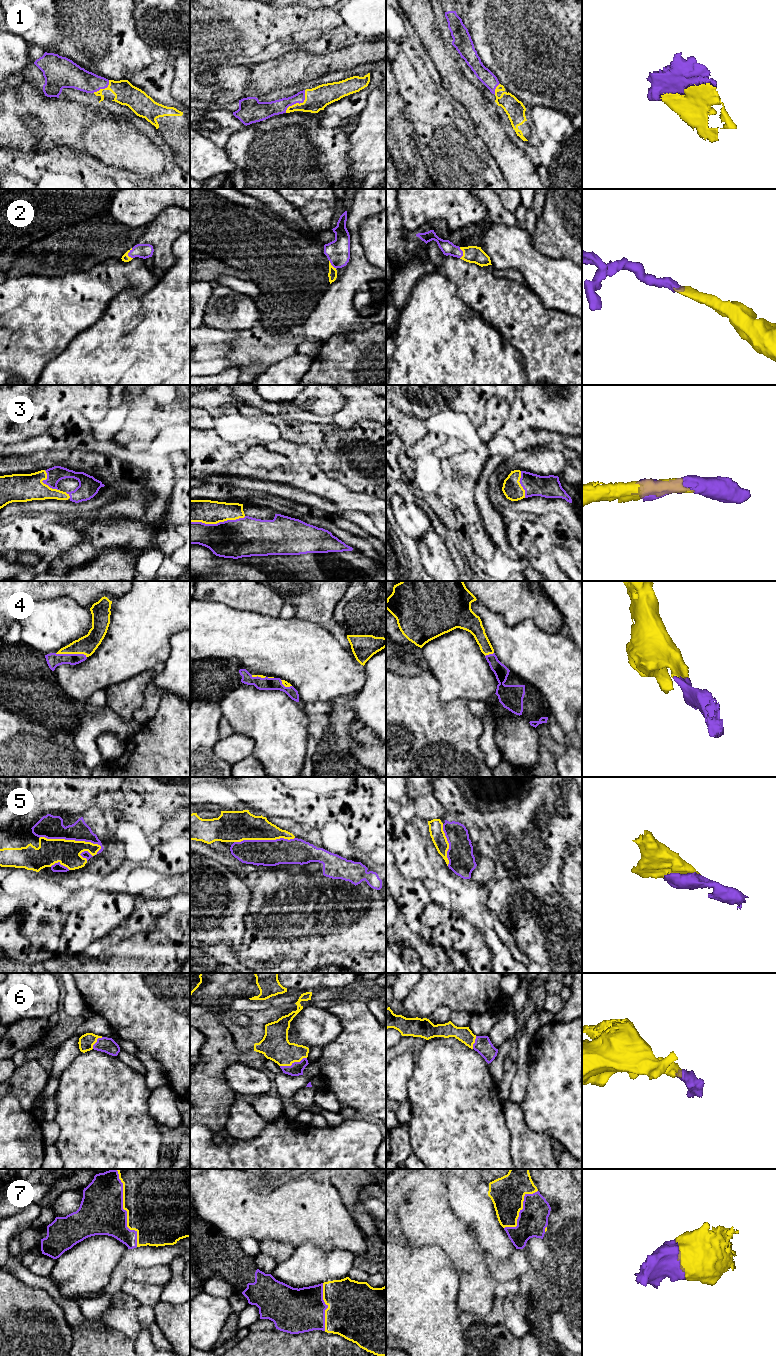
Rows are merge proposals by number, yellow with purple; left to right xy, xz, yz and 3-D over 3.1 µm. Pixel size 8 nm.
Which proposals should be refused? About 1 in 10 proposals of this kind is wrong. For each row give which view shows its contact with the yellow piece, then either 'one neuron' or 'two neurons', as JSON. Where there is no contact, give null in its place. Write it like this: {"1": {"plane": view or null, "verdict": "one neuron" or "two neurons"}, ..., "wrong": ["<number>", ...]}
{"1": {"plane": "xz", "verdict": "one neuron"}, "2": {"plane": "xy", "verdict": "one neuron"}, "3": {"plane": "xz", "verdict": "one neuron"}, "4": {"plane": "xy", "verdict": "one neuron"}, "5": {"plane": "xy", "verdict": "one neuron"}, "6": {"plane": "xz", "verdict": "one neuron"}, "7": {"plane": "xy", "verdict": "one neuron"}, "wrong": []}

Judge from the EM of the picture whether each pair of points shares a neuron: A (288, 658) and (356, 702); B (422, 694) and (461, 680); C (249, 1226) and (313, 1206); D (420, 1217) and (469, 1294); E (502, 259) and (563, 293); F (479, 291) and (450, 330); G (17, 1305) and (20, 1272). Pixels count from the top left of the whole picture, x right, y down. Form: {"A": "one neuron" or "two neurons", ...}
{"A": "two neurons", "B": "two neurons", "C": "one neuron", "D": "one neuron", "E": "one neuron", "F": "two neurons", "G": "two neurons"}

